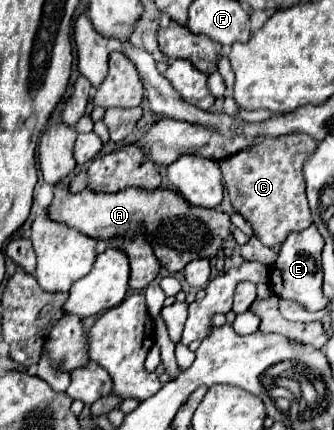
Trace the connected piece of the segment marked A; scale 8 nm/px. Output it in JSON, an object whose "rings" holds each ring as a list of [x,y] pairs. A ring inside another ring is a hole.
{"rings":[[[55,188],[55,198],[49,206],[49,216],[57,222],[69,224],[71,228],[91,238],[105,242],[111,242],[117,236],[135,238],[139,232],[143,232],[157,260],[169,272],[183,270],[191,260],[215,258],[217,252],[223,248],[223,242],[231,236],[229,214],[219,212],[215,208],[193,206],[181,194],[167,188],[125,188],[115,194],[87,190],[71,194],[67,190],[59,192],[59,188]]]}

